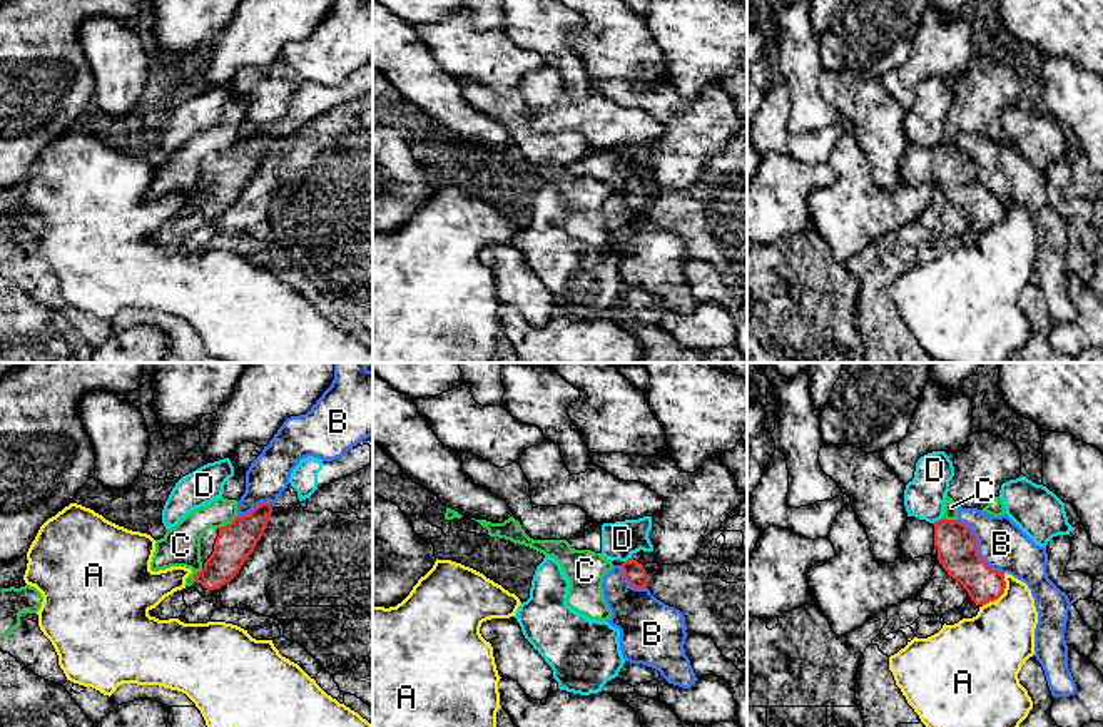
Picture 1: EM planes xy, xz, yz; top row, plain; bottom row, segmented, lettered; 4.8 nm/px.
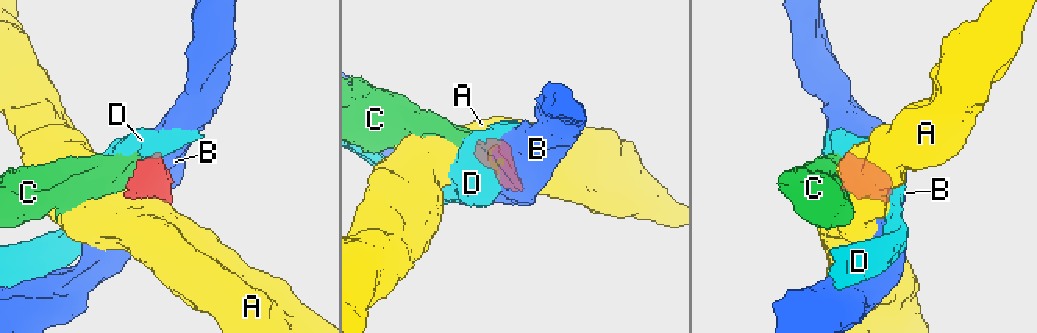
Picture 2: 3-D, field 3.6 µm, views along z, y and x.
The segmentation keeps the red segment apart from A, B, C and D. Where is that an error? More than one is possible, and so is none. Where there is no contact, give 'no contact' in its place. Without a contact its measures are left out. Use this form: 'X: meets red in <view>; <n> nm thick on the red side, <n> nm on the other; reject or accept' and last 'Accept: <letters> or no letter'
A: meets red in yz; 170 nm thick on the red side, 340 nm on the other; reject
B: meets red in yz; 190 nm thick on the red side, 240 nm on the other; reject
C: meets red in xy; 180 nm thick on the red side, 180 nm on the other; reject
D: meets red in yz; 190 nm thick on the red side, 200 nm on the other; reject
Accept: no letter

